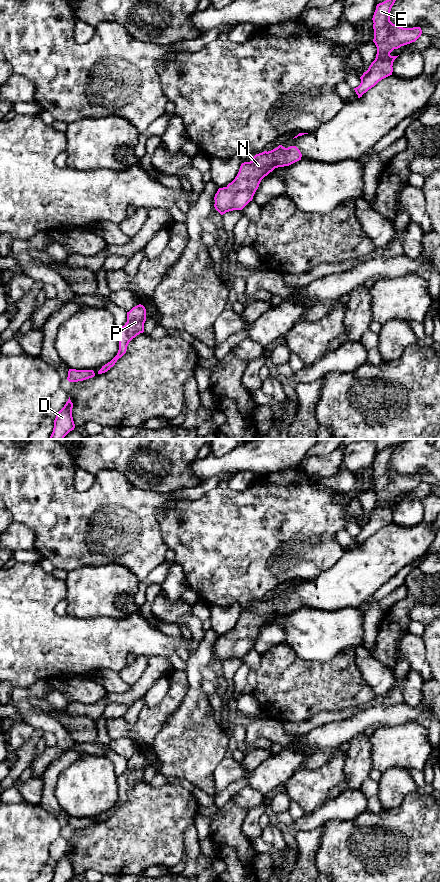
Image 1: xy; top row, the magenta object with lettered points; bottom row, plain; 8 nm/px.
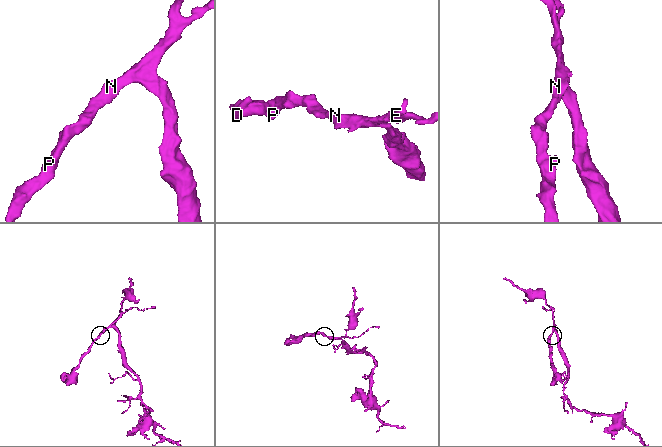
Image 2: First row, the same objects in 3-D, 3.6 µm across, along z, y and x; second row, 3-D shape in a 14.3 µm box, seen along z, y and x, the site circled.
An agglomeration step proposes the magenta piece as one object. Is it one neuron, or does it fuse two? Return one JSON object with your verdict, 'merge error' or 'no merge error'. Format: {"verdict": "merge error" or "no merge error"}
{"verdict": "no merge error"}

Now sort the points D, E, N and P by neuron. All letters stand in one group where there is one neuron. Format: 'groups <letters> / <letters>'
groups D E N P

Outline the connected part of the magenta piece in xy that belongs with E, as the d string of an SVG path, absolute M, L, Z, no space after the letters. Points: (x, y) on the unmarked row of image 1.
M392 445L377 452L373 463L373 490L377 495L375 508L360 525L361 531L354 536L358 546L382 527L392 523L393 510L398 504L391 504L394 497L415 490L422 482L420 475L403 476L390 469L390 459L397 447Z

